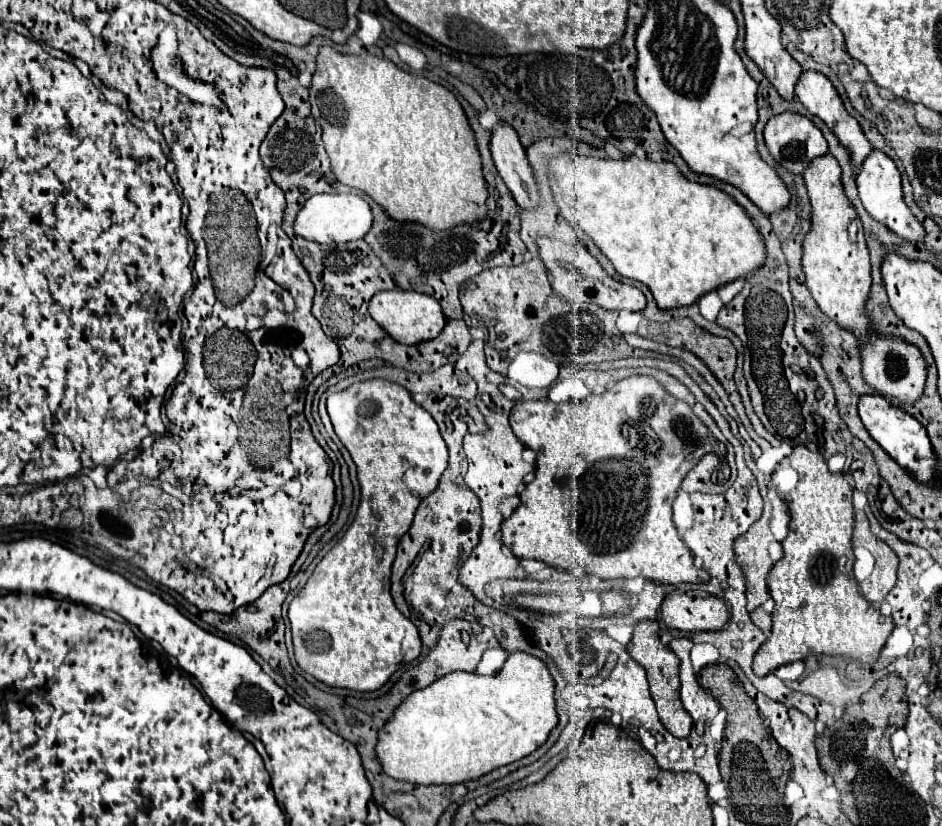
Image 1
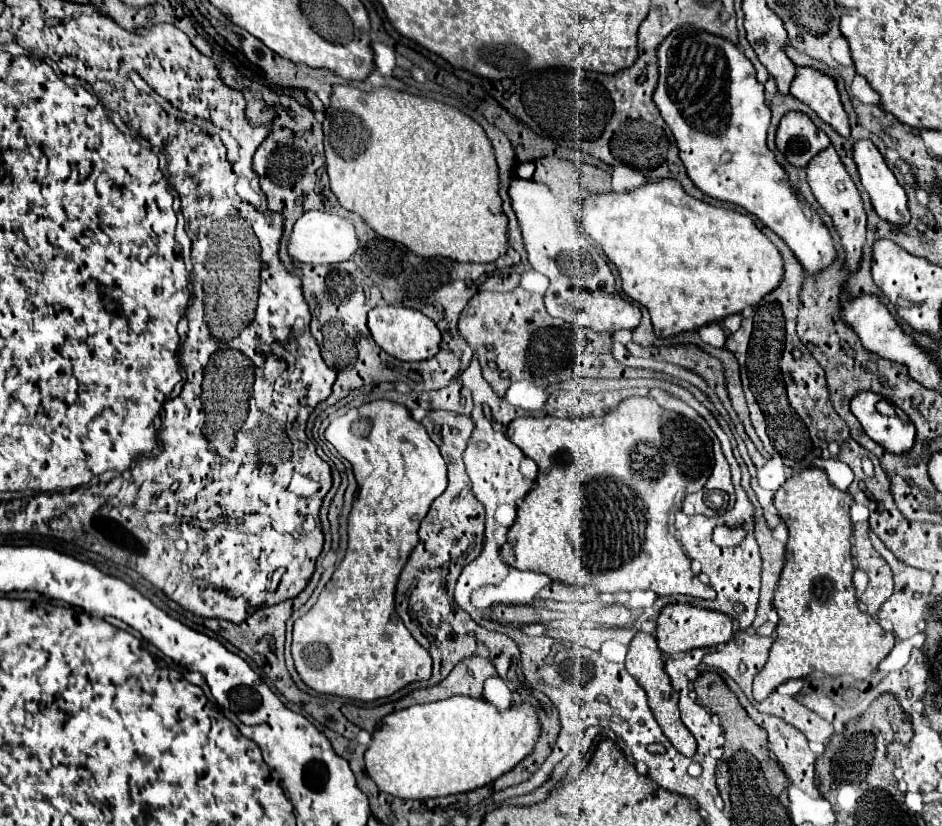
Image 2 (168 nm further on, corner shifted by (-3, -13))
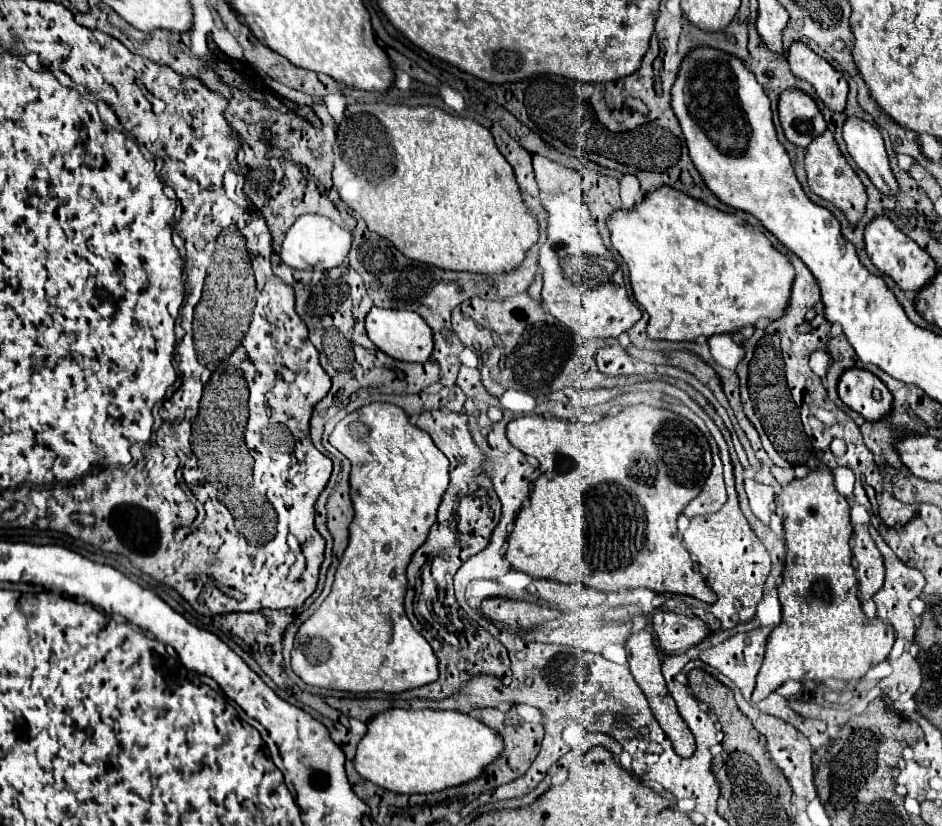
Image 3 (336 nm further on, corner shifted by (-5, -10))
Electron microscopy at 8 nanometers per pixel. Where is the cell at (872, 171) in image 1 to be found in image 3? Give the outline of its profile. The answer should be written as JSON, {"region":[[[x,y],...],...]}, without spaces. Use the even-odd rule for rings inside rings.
{"region":[[[849,118],[843,126],[843,140],[855,164],[869,176],[881,194],[897,194],[897,180],[891,172],[881,132],[859,118]]]}

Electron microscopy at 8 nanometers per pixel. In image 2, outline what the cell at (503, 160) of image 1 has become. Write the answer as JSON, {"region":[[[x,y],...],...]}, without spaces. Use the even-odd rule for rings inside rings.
{"region":[[[521,177],[511,181],[509,195],[521,225],[529,263],[551,281],[545,293],[547,313],[599,333],[635,329],[641,321],[641,311],[617,293],[611,267],[605,255],[585,239],[583,229],[571,209],[571,201],[561,201],[549,191],[547,185]]]}

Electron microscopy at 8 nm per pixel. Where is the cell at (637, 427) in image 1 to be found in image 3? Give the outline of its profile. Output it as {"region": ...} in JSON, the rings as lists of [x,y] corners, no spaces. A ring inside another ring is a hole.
{"region":[[[647,404],[627,406],[619,414],[605,416],[593,424],[529,414],[507,424],[507,438],[515,444],[515,448],[523,454],[535,456],[541,464],[541,476],[535,480],[529,506],[517,514],[513,532],[507,538],[505,558],[513,568],[533,578],[575,582],[601,592],[613,592],[619,588],[649,588],[659,594],[687,594],[707,604],[717,600],[689,552],[681,546],[677,534],[677,516],[701,492],[701,486],[713,468],[709,442],[691,420],[671,410],[659,410]]]}

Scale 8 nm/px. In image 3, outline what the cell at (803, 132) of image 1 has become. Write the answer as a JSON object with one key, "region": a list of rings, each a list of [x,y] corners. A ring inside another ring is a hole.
{"region":[[[785,90],[781,94],[779,122],[785,132],[785,138],[799,148],[807,148],[813,138],[821,136],[827,130],[827,124],[815,100],[801,90]]]}

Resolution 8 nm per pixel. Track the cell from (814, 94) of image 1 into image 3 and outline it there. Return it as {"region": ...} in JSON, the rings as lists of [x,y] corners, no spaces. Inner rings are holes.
{"region":[[[795,42],[789,48],[787,62],[793,76],[807,80],[817,90],[817,96],[831,112],[845,112],[847,80],[843,78],[841,72],[837,72],[827,60],[817,56],[801,42]]]}

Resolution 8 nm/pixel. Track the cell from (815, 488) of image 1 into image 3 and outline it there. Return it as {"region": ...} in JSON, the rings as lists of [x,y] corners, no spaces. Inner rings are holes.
{"region":[[[817,468],[805,478],[795,478],[775,496],[775,502],[775,512],[783,518],[787,544],[783,584],[777,588],[783,618],[767,640],[753,704],[787,680],[859,680],[871,666],[889,656],[895,642],[891,626],[867,618],[861,610],[849,550],[853,534],[849,502],[835,490],[831,470]]]}

